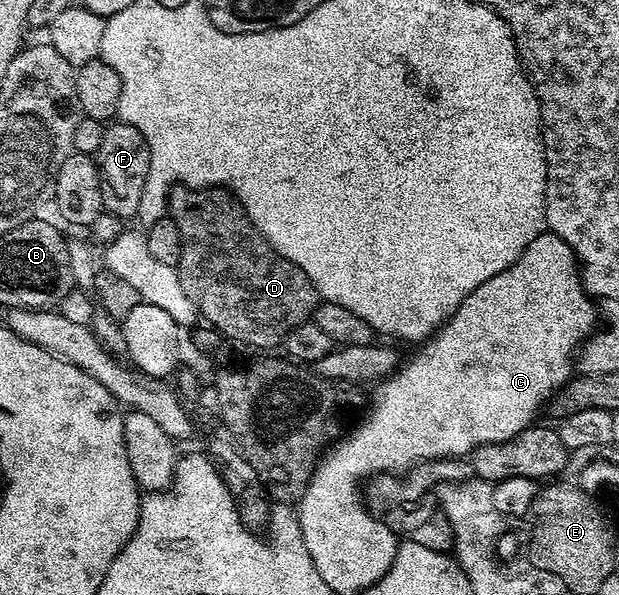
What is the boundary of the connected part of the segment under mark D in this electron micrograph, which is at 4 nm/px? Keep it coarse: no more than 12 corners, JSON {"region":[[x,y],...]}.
{"region":[[222,187],[167,194],[179,282],[257,351],[321,298]]}

